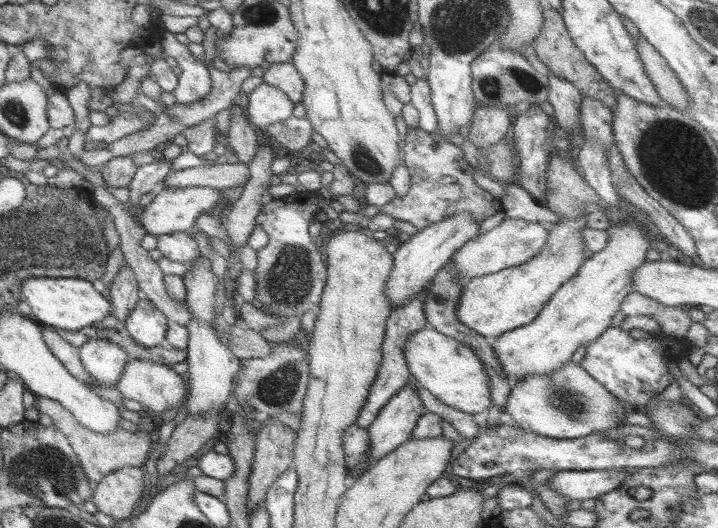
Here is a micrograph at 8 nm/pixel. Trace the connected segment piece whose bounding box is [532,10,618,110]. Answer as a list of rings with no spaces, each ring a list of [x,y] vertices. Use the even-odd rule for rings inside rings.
[[[554,10],[543,12],[544,21],[539,36],[534,40],[533,48],[536,57],[556,77],[569,81],[587,98],[600,101],[606,108],[614,108],[618,94],[598,75],[598,72],[586,61],[582,52],[573,44],[560,13]]]

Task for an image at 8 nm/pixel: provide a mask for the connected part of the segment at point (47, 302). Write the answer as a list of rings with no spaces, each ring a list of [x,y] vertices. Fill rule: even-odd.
[[[30,277],[22,281],[19,294],[21,301],[30,306],[30,317],[42,326],[70,332],[94,325],[110,315],[113,308],[100,294],[99,286],[82,278]]]

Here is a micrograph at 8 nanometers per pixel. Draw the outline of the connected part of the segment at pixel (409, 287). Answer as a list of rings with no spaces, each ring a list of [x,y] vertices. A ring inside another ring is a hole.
[[[460,212],[456,216],[430,224],[428,228],[418,229],[414,236],[402,239],[396,252],[392,253],[394,265],[388,273],[383,291],[390,308],[394,310],[402,307],[420,295],[423,292],[422,288],[426,288],[428,282],[450,260],[454,252],[462,244],[478,236],[479,228],[480,222],[476,222],[468,212]]]

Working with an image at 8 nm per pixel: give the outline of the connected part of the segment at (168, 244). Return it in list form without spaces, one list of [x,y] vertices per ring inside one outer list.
[[[173,232],[157,236],[157,248],[164,258],[185,264],[200,255],[194,236],[189,232]]]

